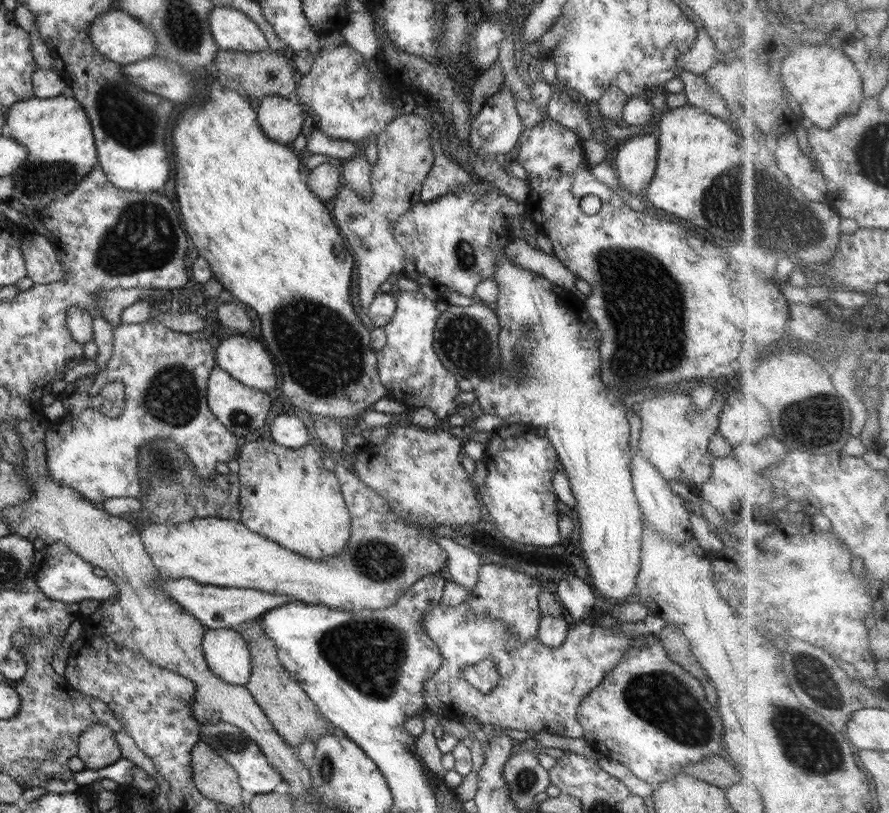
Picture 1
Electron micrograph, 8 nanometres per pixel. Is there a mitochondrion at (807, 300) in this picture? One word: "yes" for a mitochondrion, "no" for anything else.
no

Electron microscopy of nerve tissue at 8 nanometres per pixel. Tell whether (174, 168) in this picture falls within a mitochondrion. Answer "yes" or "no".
no

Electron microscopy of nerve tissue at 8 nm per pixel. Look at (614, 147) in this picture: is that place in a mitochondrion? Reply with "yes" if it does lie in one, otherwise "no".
no

